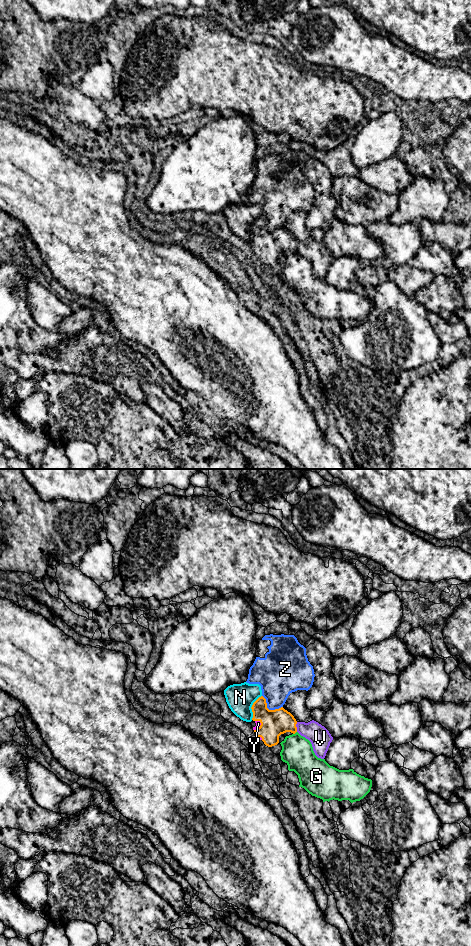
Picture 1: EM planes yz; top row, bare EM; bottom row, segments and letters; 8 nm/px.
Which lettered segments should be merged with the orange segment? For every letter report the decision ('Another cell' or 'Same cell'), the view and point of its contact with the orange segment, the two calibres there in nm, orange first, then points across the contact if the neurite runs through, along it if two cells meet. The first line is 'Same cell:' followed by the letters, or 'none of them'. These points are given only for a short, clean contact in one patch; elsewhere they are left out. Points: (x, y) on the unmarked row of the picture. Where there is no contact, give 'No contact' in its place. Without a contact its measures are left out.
Same cell: Y
G: Another cell. Touches orange at yz (294, 253). Thickness 200 nm (orange) against 260 nm
N: Another cell. Touches orange at yz (251, 227). Thickness 200 nm (orange) against 220 nm
V: Another cell. Touches orange at yz (296, 247). Thickness 200 nm (orange) against 170 nm
Y: Same cell. Touches orange at yz (260, 245). Thickness 200 nm (orange) against 40 nm. Path across: yz (275, 242), (269, 245), (260, 245), (258, 243)
Z: Another cell. Touches orange at yz (268, 229). Thickness 200 nm (orange) against 280 nm

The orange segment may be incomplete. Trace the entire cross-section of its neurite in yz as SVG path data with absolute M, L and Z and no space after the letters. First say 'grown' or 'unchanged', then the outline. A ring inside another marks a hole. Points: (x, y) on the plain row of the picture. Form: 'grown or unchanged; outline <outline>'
grown; outline M259 217L251 227L253 232L252 240L256 243L253 250L268 267L279 263L279 256L286 252L295 254L297 252L297 241L294 236L283 227L275 230L267 228L266 219Z

